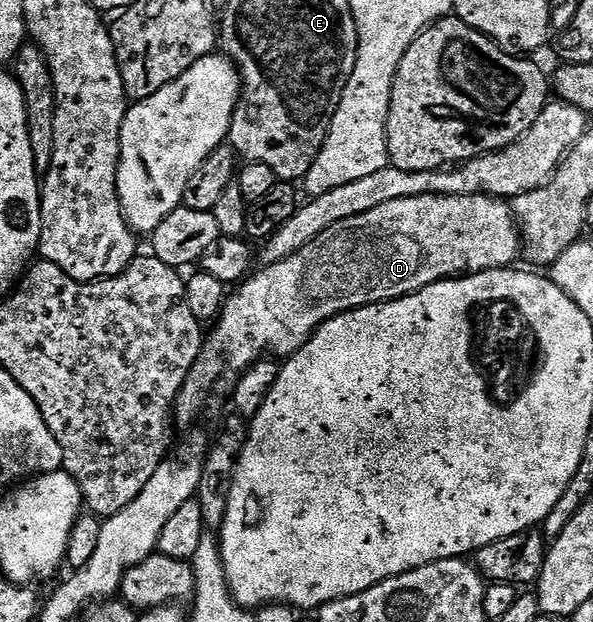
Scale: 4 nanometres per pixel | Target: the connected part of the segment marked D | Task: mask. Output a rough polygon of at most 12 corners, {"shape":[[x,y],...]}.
{"shape":[[507,201],[378,204],[244,279],[180,389],[522,254]]}

